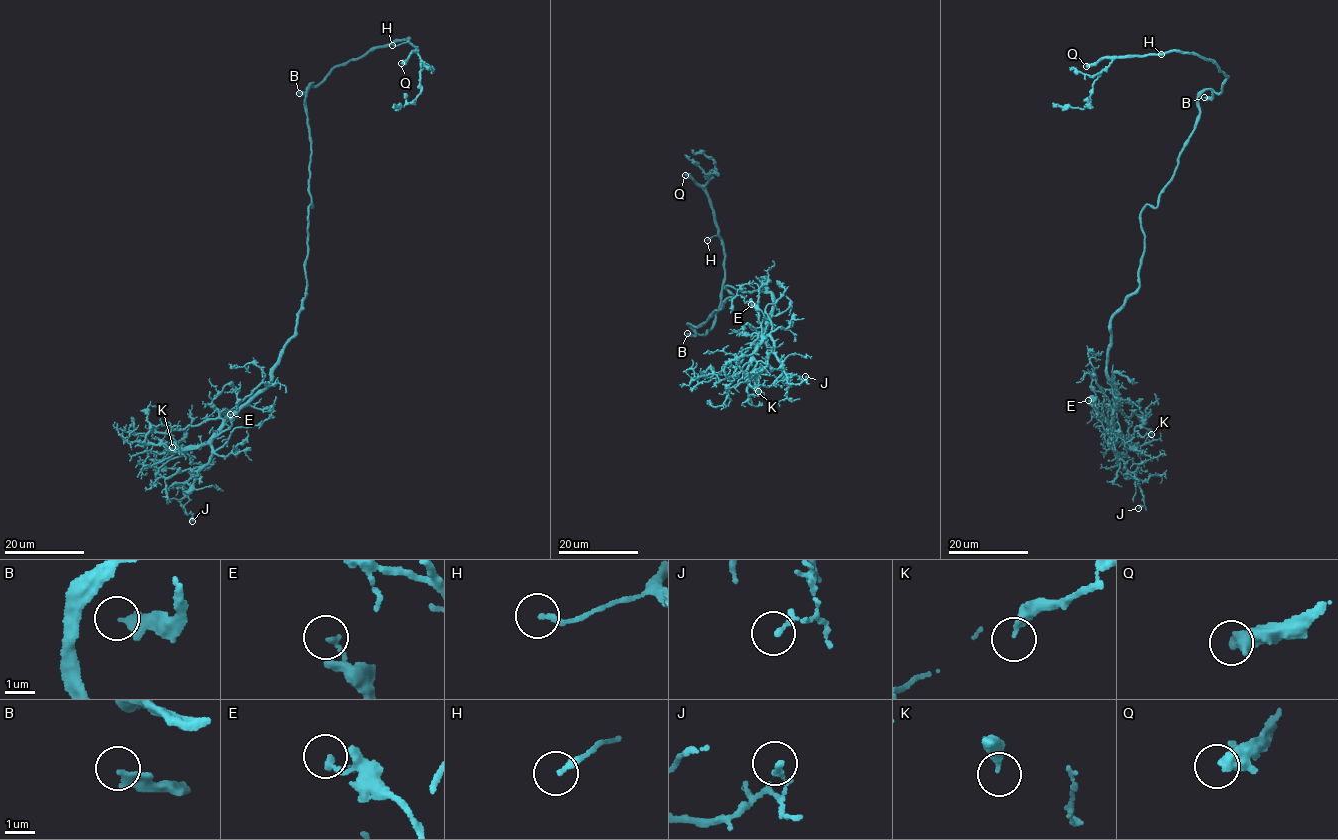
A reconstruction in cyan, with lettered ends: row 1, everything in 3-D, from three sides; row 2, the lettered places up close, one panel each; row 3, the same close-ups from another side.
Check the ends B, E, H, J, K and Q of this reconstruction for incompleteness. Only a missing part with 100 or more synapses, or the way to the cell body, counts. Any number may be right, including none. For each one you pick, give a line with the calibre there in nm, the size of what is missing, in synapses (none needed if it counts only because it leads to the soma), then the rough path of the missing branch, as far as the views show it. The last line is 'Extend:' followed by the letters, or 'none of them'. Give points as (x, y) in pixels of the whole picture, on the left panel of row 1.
B: calibre 240 nm
Q: calibre 320 nm; 200 synapses; course (401, 63), (398, 65), (396, 59), (392, 60), (372, 103), (356, 110), (378, 104), (386, 97)
Extend: B, Q

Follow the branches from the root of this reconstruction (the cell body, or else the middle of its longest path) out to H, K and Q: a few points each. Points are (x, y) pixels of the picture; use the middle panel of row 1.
H: (725, 299), (705, 322), (690, 326), (699, 334), (710, 329), (720, 299), (725, 250), (717, 234), (707, 240)
K: (725, 299), (733, 296), (726, 286), (765, 292), (762, 277), (773, 293), (744, 375), (758, 379), (758, 391)
Q: (725, 299), (705, 322), (690, 326), (704, 334), (714, 322), (725, 250), (710, 199), (685, 175)

